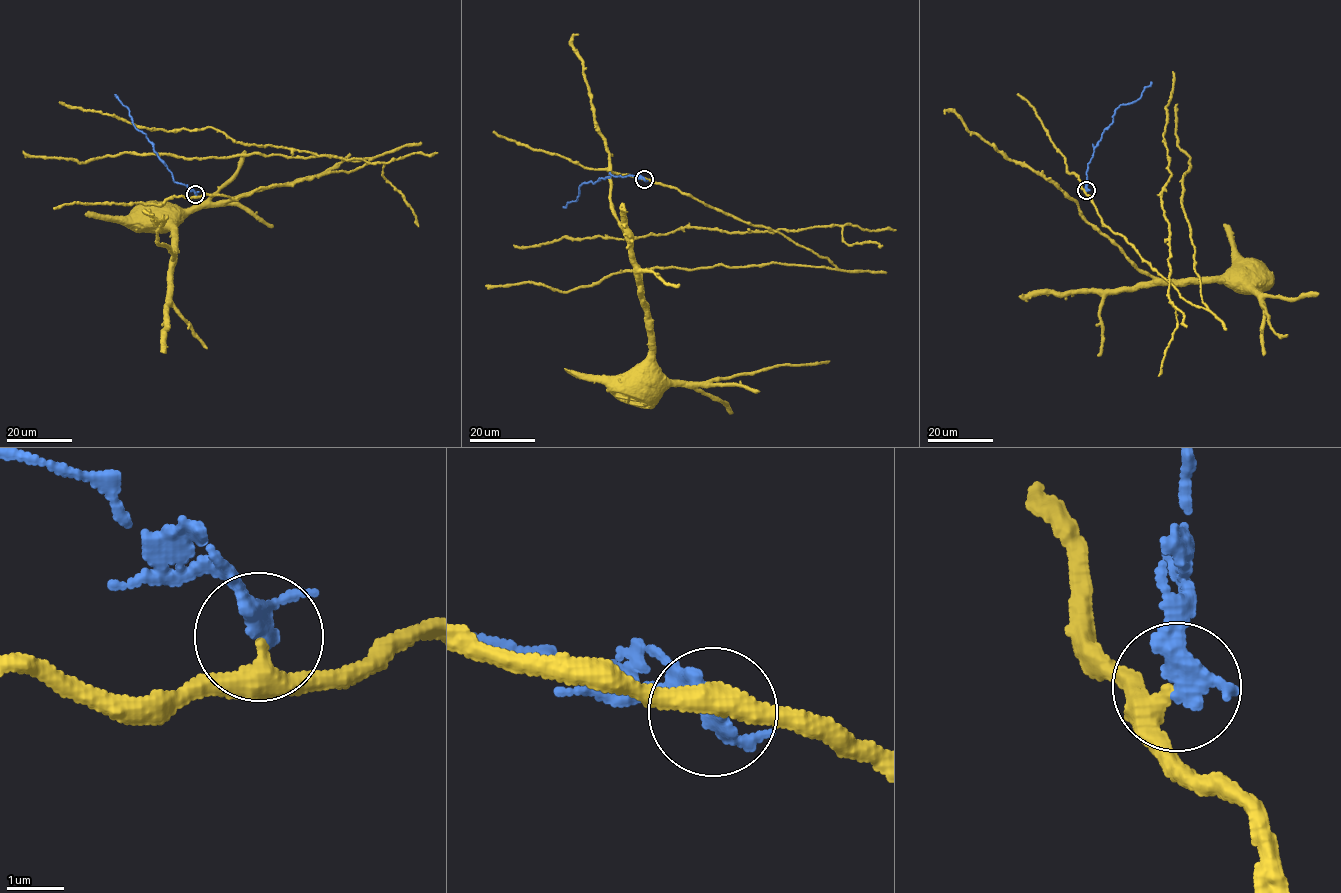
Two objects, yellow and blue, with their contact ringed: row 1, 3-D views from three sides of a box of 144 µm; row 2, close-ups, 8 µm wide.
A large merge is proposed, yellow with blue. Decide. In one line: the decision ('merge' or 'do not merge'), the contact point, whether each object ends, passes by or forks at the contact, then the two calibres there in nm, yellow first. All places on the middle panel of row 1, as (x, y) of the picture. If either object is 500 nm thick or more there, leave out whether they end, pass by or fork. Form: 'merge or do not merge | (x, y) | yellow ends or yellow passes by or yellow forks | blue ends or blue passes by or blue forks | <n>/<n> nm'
do not merge | (644, 179) | yellow passes by | blue passes by | 320/280 nm

